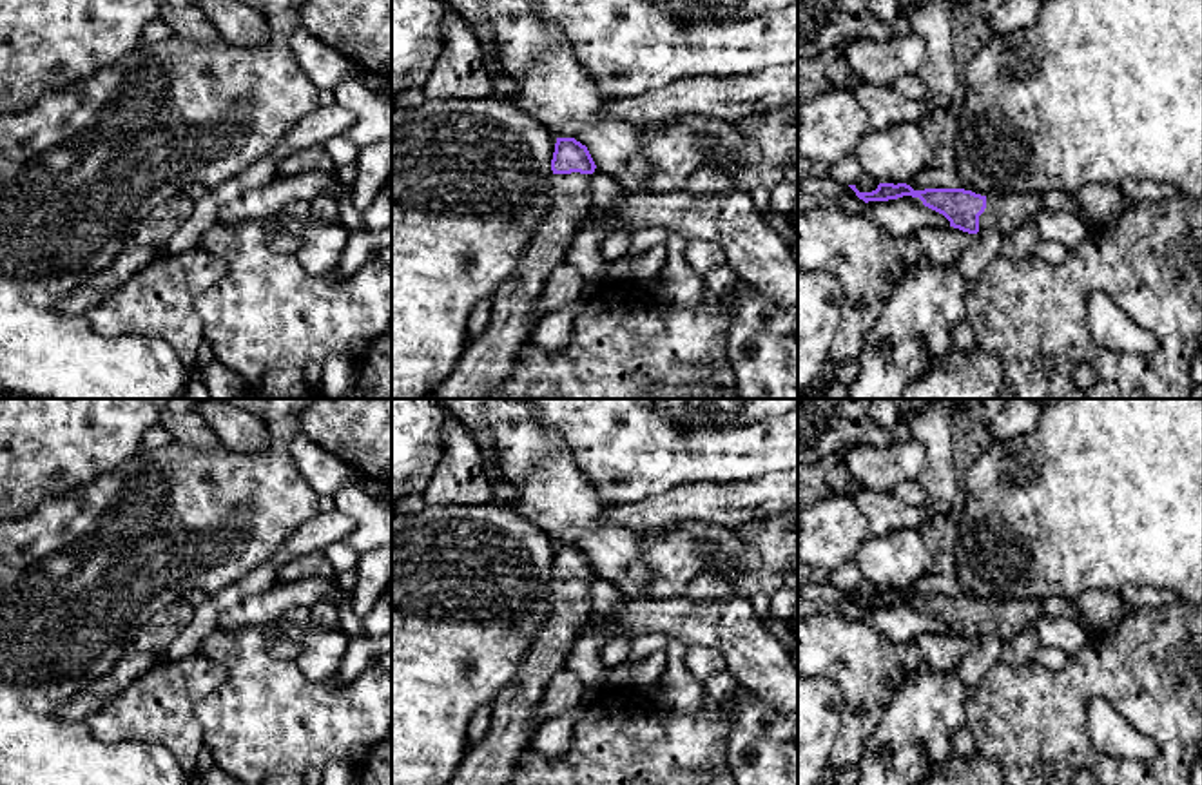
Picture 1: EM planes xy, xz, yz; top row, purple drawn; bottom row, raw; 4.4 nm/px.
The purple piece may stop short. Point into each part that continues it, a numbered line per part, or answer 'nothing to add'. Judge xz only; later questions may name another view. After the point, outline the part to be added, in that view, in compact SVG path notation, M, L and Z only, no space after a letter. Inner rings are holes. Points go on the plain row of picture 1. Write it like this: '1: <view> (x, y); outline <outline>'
1: xz (513, 722); outline M553 580L548 598L549 616L513 680L495 698L486 738L466 752L446 785L508 785L520 754L531 747L544 691L566 667L573 644L595 615L591 580Z

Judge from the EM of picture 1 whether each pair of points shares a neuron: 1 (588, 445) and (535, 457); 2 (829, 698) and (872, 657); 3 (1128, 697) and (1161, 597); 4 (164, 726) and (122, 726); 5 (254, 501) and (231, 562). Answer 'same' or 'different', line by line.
1: different
2: different
3: different
4: same
5: same

